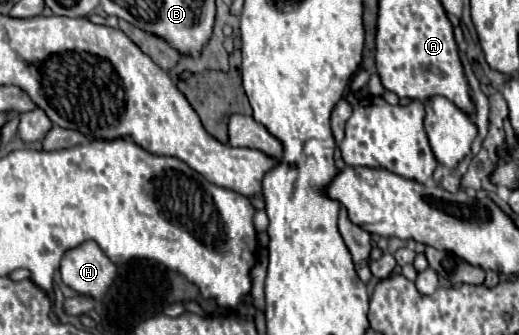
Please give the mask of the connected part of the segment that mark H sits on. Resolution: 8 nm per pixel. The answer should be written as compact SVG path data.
M82 243L74 251L68 251L60 263L62 281L80 295L88 295L94 301L102 301L108 287L116 277L116 265L106 259L96 243Z

